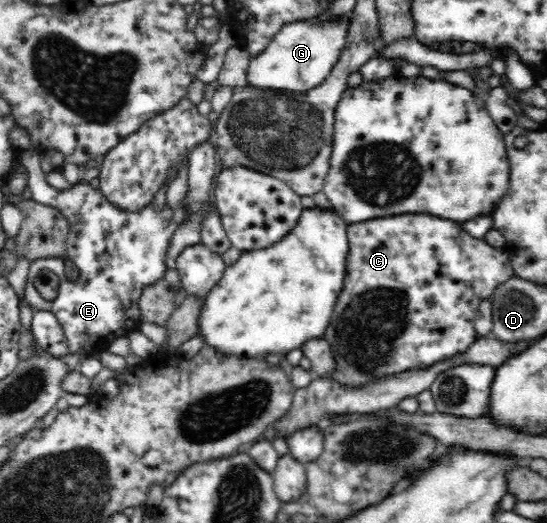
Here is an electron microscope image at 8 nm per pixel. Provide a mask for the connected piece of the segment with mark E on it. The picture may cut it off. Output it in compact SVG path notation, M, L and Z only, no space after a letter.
M32 148L21 153L19 162L29 174L31 199L58 209L69 224L65 257L33 260L22 300L35 311L50 311L57 318L65 340L69 342L69 356L101 353L109 344L119 337L126 337L141 324L139 297L146 285L153 285L165 277L168 270L165 255L169 241L177 227L185 221L185 208L181 206L174 209L166 205L159 210L147 205L139 212L128 212L115 207L105 199L99 188L95 189L89 183L80 181L68 189L51 186L45 178L46 173L41 170L39 153Z

